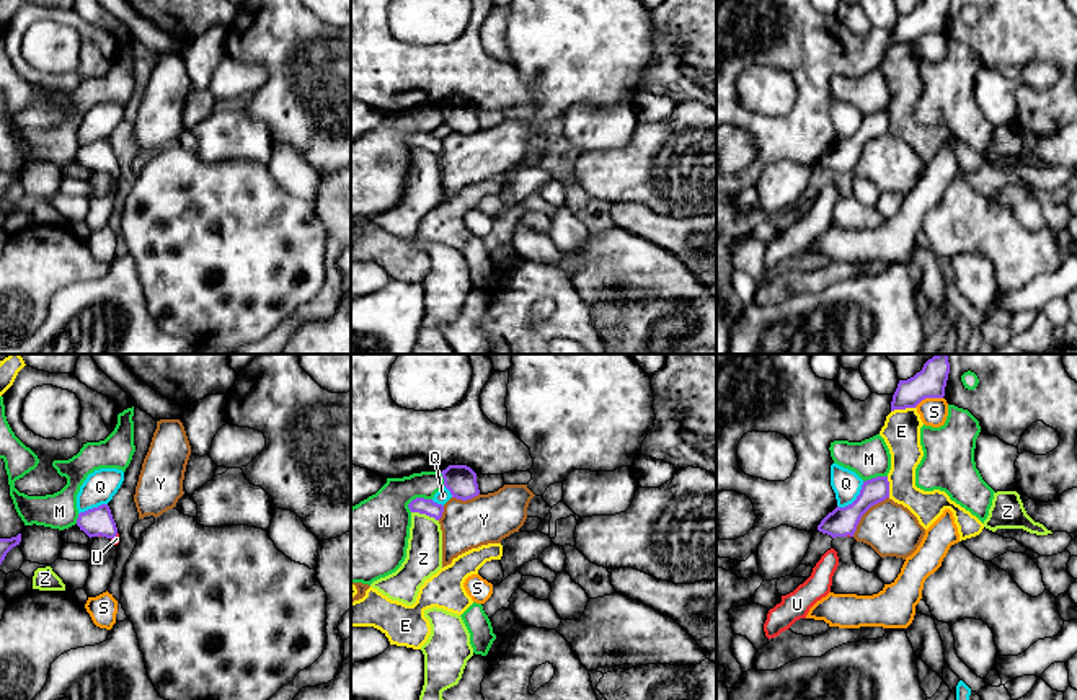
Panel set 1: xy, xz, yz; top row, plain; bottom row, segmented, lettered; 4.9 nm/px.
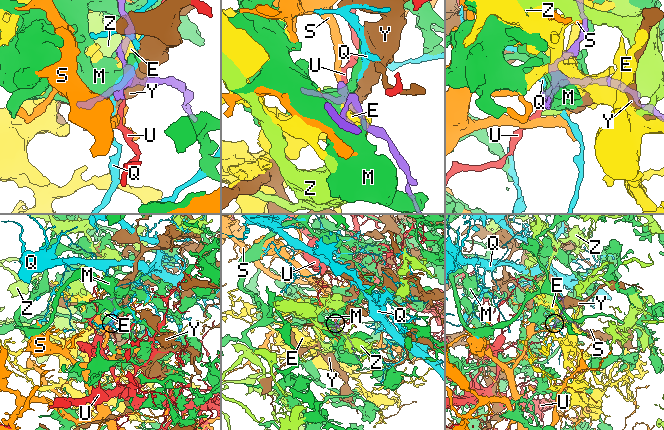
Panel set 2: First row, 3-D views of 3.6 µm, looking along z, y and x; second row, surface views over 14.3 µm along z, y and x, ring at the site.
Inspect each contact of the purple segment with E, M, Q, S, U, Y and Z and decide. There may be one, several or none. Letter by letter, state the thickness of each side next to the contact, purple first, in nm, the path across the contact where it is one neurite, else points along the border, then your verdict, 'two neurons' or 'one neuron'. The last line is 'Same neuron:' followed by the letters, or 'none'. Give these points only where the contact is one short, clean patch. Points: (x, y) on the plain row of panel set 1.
E: calibres 150 and 190 nm; two neurons
M: calibres 80 and 300 nm; two neurons
Q: calibres 140 and 140 nm; border yz (864, 116), (859, 129), (850, 137), (837, 141); two neurons
S: calibres 150 and 140 nm; border yz (942, 31), (926, 31), (914, 41); two neurons
U: calibres 140 and 30 nm; way xy (98, 155), (115, 170), (116, 173); one neuron
Y: calibres 140 and 260 nm; border yz (888, 131), (875, 137), (862, 150), (852, 170); two neurons
Z: calibres 80 and 180 nm; border xz (412, 146), (433, 150), (438, 155); two neurons
Same neuron: U

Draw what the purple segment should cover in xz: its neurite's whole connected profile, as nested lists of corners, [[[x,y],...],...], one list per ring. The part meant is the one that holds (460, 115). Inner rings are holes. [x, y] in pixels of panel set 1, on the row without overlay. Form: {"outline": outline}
{"outline": [[[449,100],[441,106],[452,132],[467,135],[480,129],[476,108],[467,100]]]}

